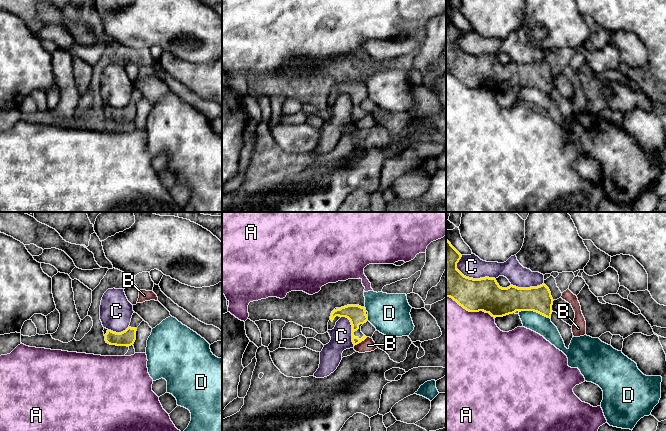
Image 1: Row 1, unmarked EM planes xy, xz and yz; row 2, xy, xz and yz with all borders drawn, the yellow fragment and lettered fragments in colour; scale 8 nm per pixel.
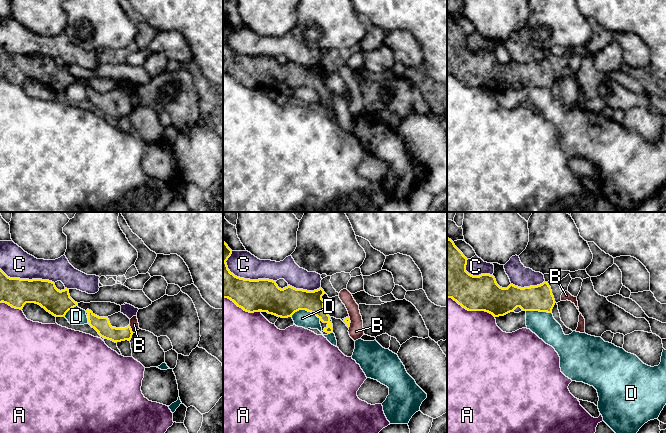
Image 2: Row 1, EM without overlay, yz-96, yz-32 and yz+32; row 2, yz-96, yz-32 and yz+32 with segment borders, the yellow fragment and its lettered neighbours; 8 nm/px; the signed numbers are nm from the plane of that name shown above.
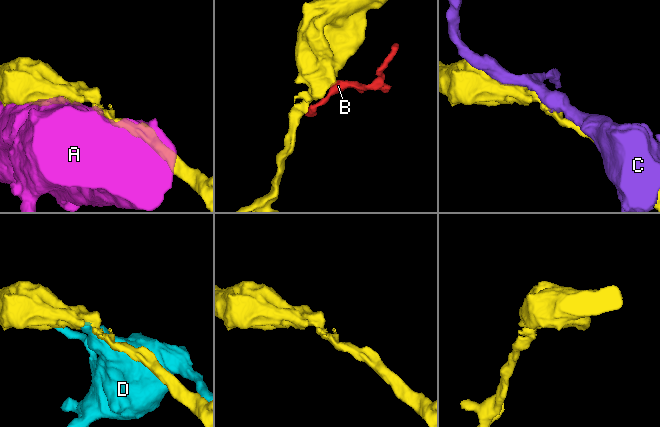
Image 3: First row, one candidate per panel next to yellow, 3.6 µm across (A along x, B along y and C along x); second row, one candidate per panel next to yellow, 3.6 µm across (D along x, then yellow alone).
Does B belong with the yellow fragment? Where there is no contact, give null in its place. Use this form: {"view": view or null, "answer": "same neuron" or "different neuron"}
{"view": "xz", "answer": "different neuron"}

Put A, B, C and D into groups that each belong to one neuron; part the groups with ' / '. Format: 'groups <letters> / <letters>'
groups A / B / C / D

